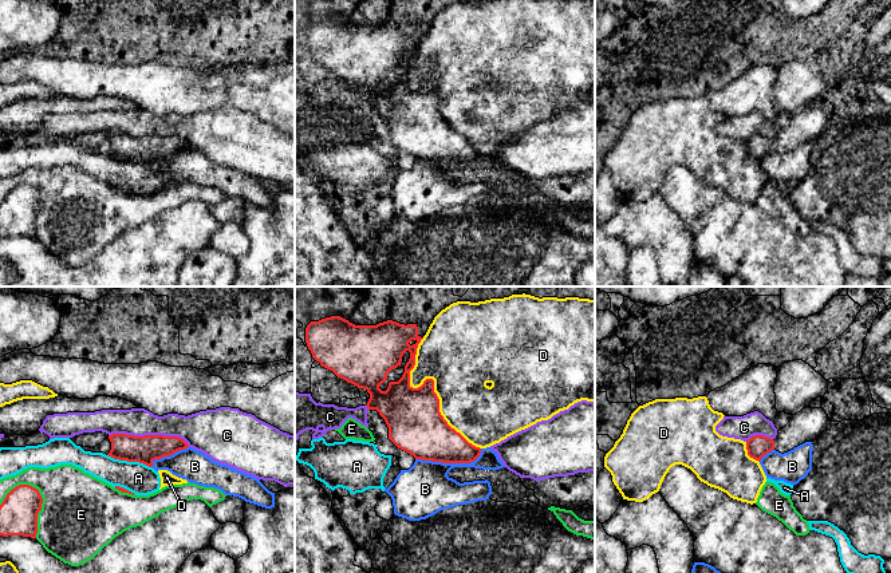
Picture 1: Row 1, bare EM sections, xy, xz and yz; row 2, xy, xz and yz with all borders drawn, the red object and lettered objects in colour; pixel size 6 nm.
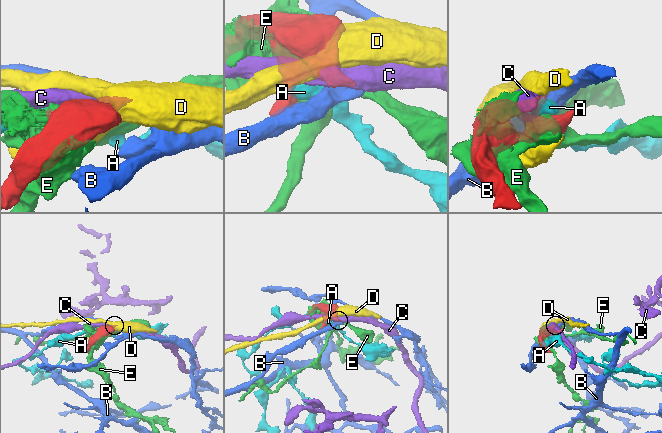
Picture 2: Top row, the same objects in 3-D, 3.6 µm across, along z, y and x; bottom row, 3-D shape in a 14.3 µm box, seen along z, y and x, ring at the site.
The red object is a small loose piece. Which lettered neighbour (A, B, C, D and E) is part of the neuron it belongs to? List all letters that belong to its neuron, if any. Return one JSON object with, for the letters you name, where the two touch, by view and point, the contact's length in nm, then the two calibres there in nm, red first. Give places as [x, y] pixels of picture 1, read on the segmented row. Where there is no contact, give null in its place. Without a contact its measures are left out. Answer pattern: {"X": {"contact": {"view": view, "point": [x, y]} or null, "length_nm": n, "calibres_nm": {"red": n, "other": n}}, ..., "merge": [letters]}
{"merge": []}

